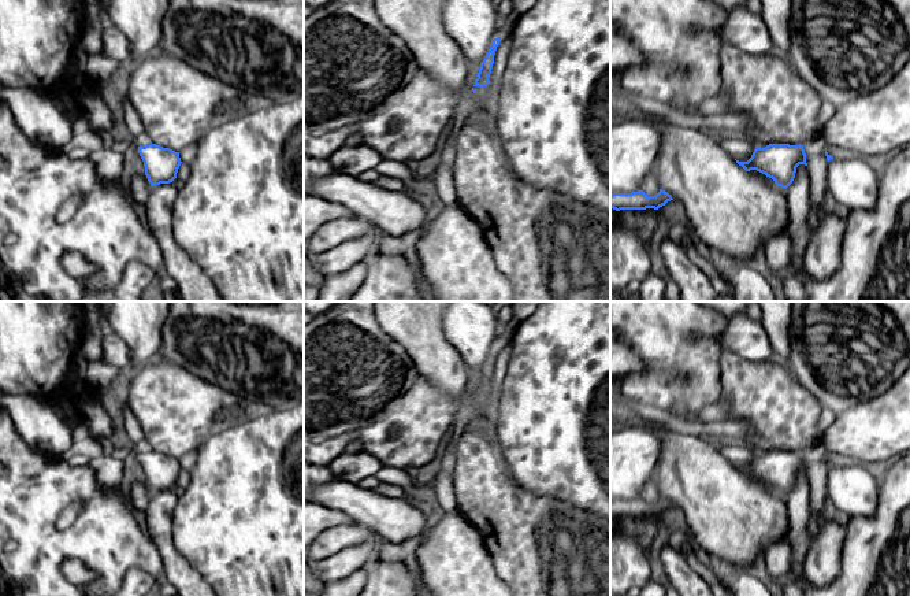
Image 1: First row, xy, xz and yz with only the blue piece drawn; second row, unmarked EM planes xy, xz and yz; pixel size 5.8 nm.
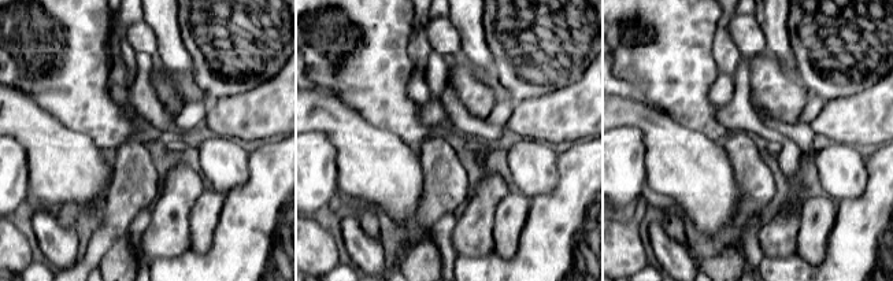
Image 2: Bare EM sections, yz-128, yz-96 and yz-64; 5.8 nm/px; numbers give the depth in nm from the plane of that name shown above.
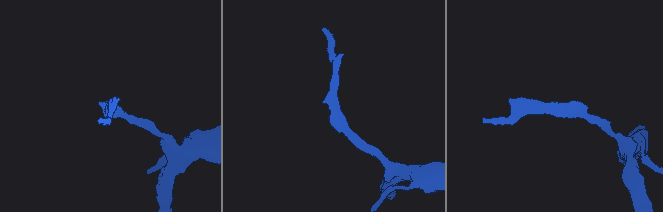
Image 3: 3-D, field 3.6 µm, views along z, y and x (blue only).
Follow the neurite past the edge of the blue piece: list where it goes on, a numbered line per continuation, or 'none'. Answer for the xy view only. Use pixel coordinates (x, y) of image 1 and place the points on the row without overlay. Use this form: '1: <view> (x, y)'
none

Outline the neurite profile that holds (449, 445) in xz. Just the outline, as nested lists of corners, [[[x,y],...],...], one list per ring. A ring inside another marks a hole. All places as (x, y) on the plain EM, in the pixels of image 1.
[[[453,422],[442,444],[443,448],[442,466],[445,466],[449,470],[454,469],[458,437],[460,434],[454,429]]]

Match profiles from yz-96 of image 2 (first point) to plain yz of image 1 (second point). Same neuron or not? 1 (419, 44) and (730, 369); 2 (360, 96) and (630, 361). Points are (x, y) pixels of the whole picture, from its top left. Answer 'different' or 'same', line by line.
1: same
2: different

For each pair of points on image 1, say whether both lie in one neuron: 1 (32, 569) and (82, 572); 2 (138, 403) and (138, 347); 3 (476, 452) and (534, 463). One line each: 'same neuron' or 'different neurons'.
1: different neurons
2: different neurons
3: different neurons

